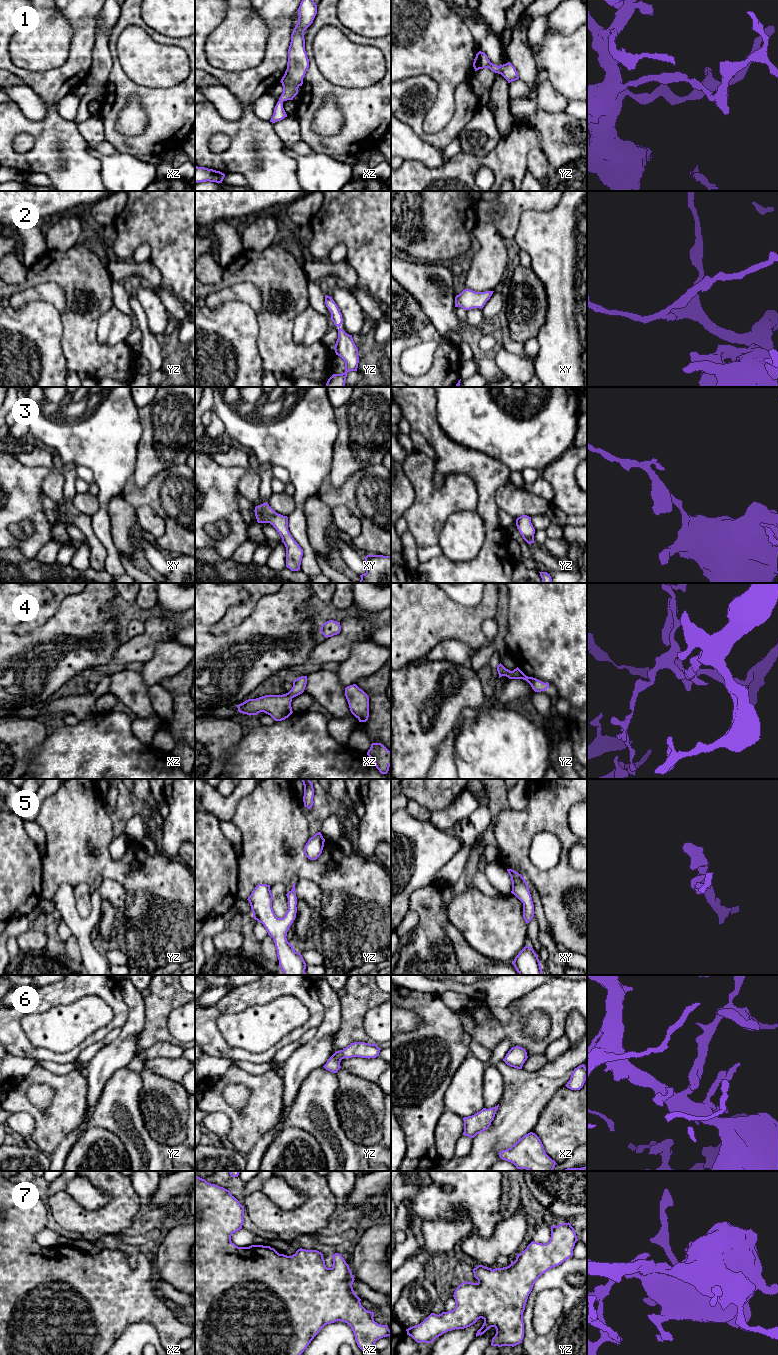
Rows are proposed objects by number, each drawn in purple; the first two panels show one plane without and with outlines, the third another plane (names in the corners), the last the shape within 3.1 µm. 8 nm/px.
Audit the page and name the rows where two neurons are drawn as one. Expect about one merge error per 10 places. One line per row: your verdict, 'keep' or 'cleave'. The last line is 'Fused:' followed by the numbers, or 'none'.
1: keep
2: keep
3: keep
4: keep
5: keep
6: keep
7: keep
Fused: none

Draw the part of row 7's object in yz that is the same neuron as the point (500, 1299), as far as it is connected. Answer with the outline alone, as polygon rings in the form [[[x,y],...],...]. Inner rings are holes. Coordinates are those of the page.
[[[569,1222],[558,1226],[552,1225],[548,1243],[542,1244],[532,1241],[522,1253],[517,1254],[516,1260],[509,1266],[492,1270],[478,1265],[473,1269],[474,1277],[478,1282],[464,1281],[456,1288],[453,1295],[456,1306],[452,1311],[442,1312],[439,1315],[431,1313],[420,1324],[406,1329],[407,1335],[411,1336],[417,1343],[432,1343],[442,1334],[470,1327],[482,1318],[484,1323],[477,1331],[476,1337],[494,1327],[496,1334],[492,1338],[491,1346],[514,1347],[522,1343],[524,1338],[523,1312],[536,1280],[549,1269],[572,1257],[577,1241],[575,1230]]]

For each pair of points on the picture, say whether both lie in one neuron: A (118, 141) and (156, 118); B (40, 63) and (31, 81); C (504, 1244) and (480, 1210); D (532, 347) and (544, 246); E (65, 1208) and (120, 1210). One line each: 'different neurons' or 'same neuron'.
A: same neuron
B: different neurons
C: different neurons
D: different neurons
E: same neuron

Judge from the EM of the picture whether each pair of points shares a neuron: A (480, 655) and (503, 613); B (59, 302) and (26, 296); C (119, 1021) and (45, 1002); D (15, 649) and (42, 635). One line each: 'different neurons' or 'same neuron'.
A: same neuron
B: same neuron
C: same neuron
D: same neuron

